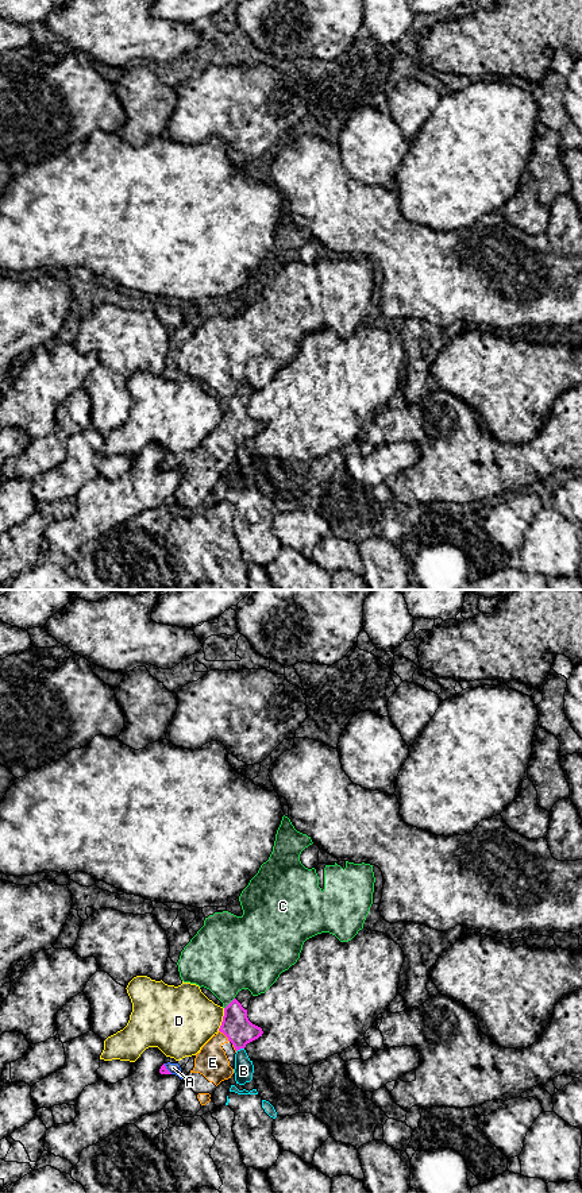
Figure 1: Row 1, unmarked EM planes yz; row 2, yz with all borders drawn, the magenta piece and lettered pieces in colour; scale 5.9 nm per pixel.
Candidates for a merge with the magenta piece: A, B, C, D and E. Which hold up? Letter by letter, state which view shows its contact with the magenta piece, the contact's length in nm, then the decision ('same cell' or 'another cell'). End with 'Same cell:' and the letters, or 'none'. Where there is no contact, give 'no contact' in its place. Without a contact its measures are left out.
A: yz | 80 nm | same cell
B: yz | 50 nm | another cell
C: yz | 90 nm | another cell
D: yz | 140 nm | another cell
E: yz | 100 nm | same cell
Same cell: A, E

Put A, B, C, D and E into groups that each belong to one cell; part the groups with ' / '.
A E / B / C / D

